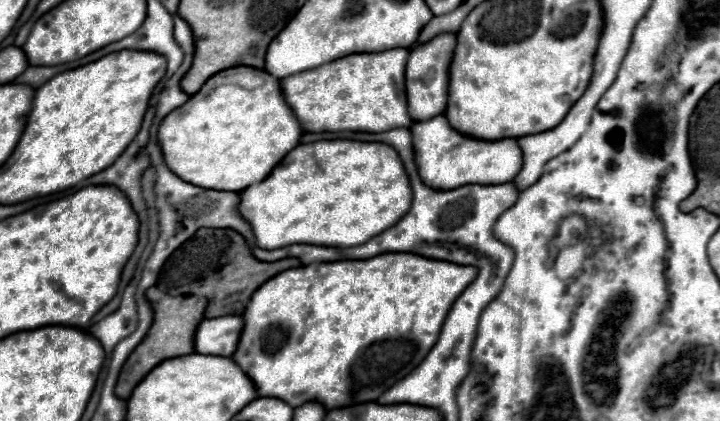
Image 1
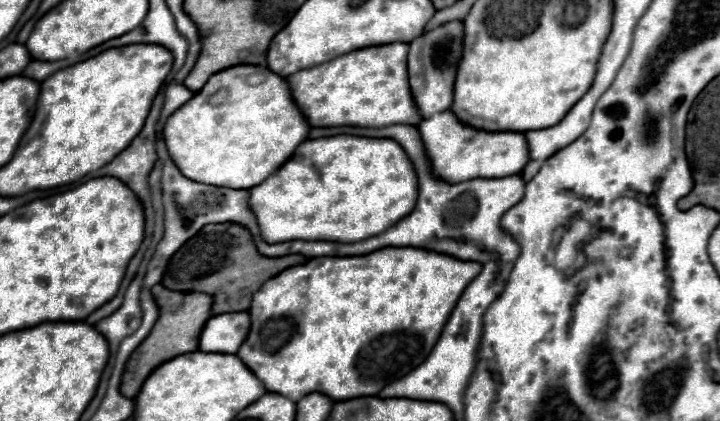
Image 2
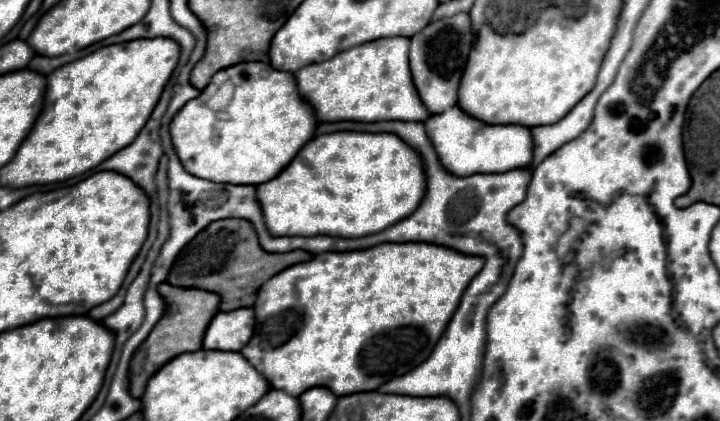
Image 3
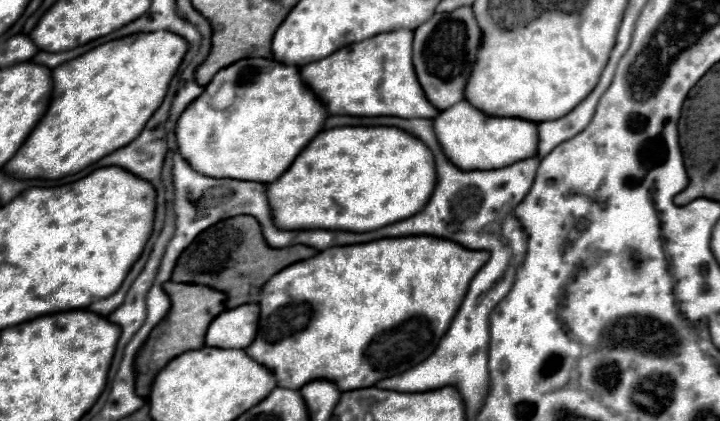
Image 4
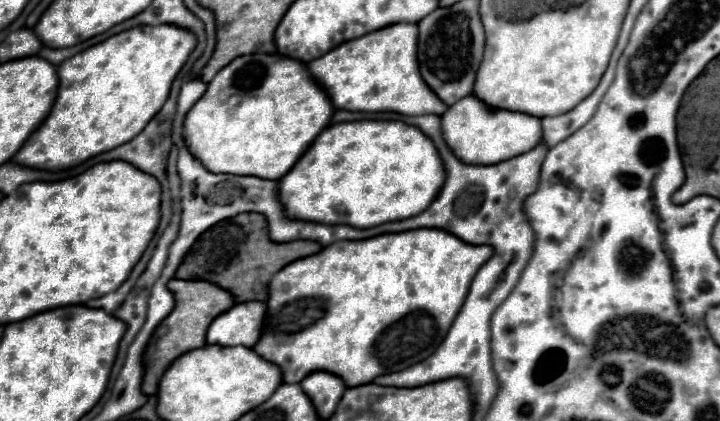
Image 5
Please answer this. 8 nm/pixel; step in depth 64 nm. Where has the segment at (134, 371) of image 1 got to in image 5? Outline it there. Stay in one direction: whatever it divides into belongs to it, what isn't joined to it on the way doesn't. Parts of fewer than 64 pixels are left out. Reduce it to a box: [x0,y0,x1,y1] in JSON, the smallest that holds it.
[142,278,234,396]

